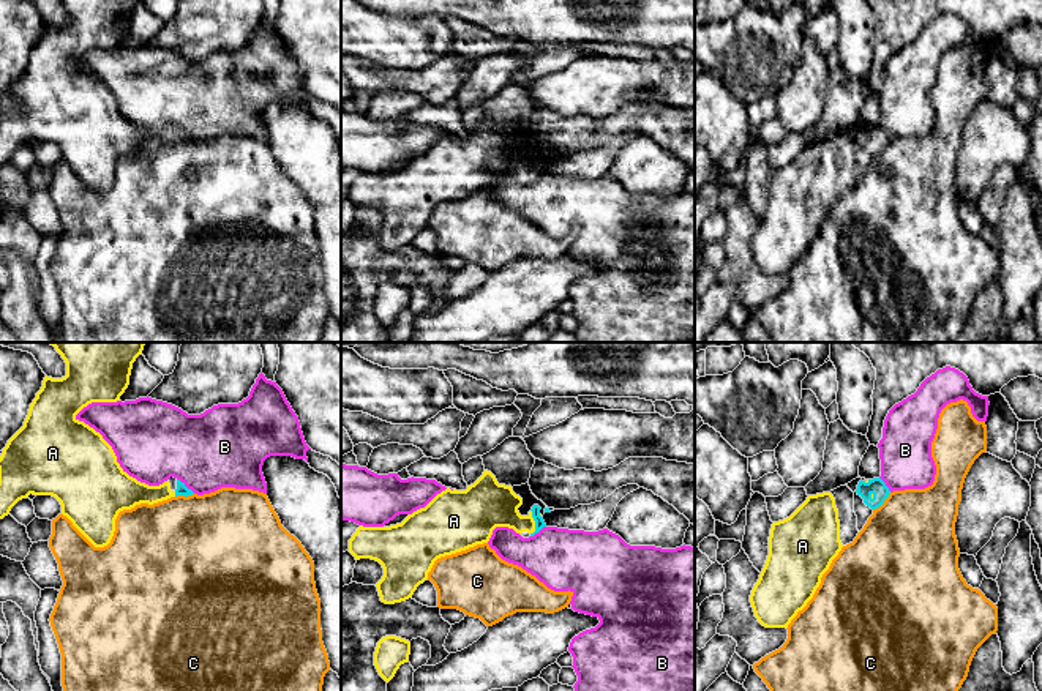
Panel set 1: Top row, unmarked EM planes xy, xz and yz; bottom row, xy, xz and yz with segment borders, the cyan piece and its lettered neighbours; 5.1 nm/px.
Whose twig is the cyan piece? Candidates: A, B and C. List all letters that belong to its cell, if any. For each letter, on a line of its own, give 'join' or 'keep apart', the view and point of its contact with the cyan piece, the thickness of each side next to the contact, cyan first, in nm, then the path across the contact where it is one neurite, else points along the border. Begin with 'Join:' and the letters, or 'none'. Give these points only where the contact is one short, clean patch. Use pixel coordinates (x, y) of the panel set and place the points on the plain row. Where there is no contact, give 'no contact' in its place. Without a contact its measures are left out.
Join: A
A: join; meets cyan in xz at (535, 169); 50 nm thick on the cyan side, 240 nm on the other; runs through xz (535, 156), (535, 169), (517, 169), (490, 152)
B: keep apart; meets cyan in xy at (185, 133); 60 nm thick on the cyan side, 400 nm on the other; border along xy (177, 125), (194, 139)
C: keep apart; meets cyan in yz at (883, 149); 90 nm thick on the cyan side, 480 nm on the other; border along yz (891, 139), (873, 156)

